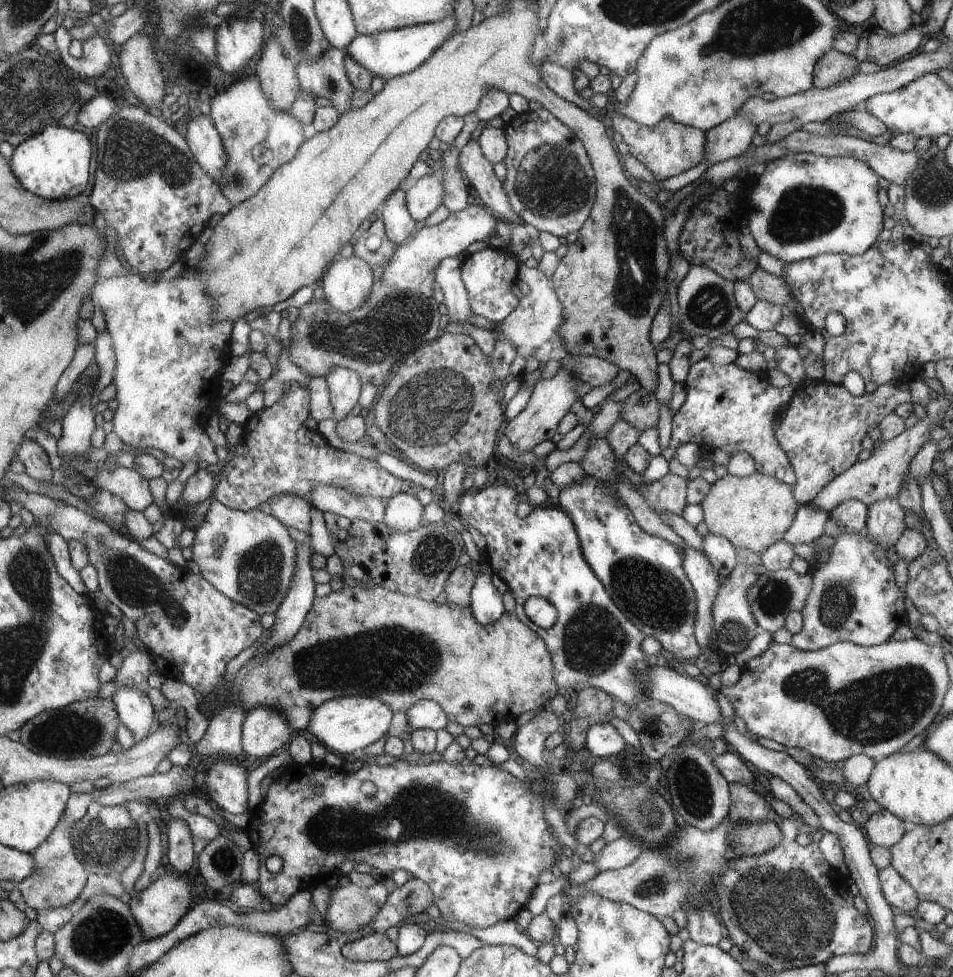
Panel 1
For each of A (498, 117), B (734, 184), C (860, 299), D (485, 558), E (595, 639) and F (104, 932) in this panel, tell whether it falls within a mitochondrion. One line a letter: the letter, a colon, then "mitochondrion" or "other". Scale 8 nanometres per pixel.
A: other
B: other
C: mitochondrion
D: other
E: mitochondrion
F: mitochondrion

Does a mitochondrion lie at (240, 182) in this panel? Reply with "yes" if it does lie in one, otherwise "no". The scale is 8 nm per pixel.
yes

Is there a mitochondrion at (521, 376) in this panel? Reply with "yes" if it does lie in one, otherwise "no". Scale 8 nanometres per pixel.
no

